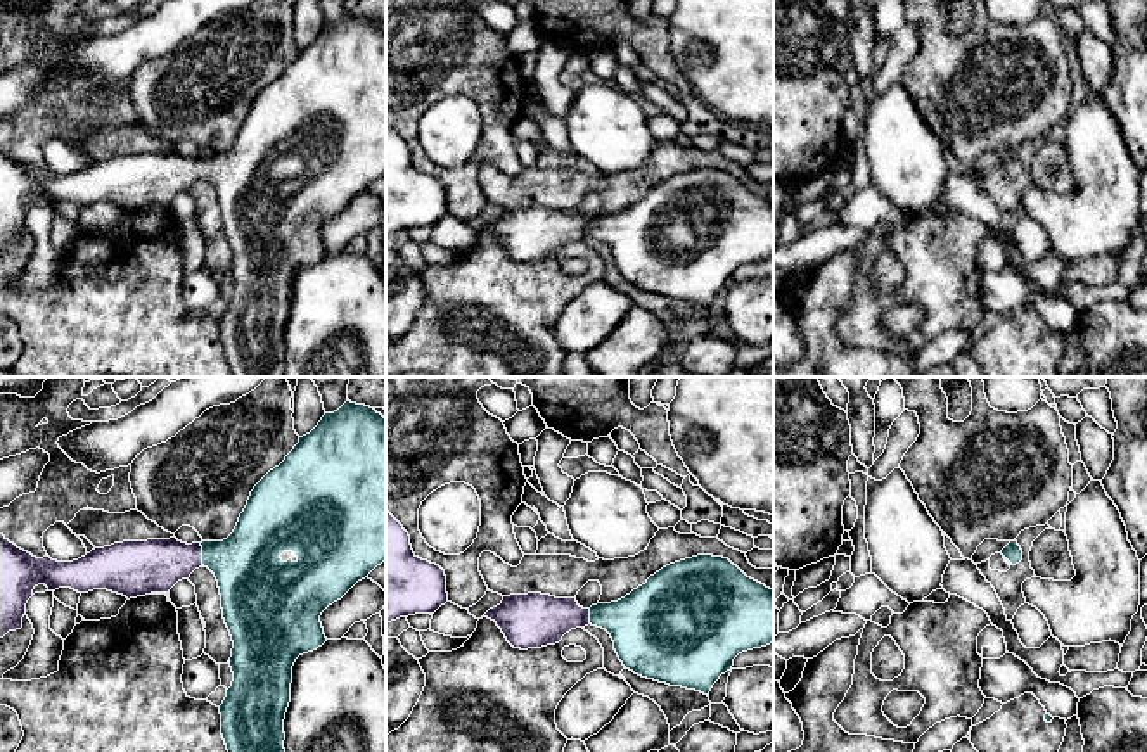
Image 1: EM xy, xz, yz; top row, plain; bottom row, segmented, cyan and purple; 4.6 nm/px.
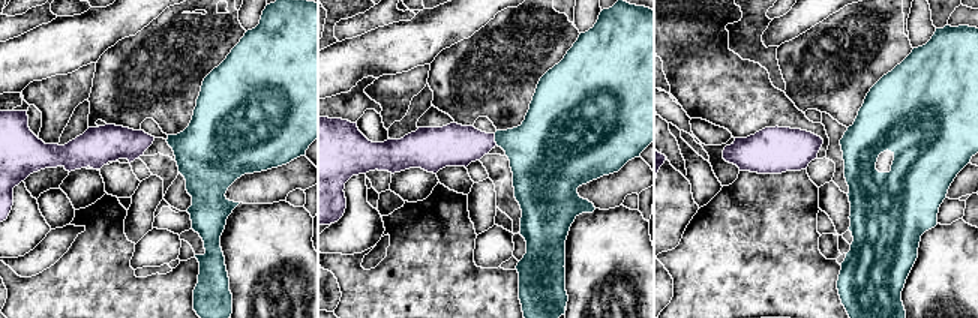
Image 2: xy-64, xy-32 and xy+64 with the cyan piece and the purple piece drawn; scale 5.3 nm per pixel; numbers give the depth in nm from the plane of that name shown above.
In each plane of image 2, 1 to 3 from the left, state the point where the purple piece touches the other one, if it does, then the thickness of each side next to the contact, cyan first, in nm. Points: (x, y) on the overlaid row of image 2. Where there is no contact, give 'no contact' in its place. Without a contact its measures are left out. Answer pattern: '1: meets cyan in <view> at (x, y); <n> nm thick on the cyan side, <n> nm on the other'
1: no contact
2: meets cyan in xy-32 at (495, 140); 360 nm thick on the cyan side, 220 nm on the other
3: no contact

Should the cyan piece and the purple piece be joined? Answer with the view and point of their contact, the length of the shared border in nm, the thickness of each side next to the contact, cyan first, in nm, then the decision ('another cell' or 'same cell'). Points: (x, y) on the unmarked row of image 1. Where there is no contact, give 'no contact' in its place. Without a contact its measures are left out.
xy (203, 166) | 110 nm | 320/260 nm | same cell

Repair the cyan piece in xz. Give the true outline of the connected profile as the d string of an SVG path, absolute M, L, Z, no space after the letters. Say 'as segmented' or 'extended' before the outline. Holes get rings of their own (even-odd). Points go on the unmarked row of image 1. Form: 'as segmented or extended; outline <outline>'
extended; outline M697 168L663 180L645 197L618 214L583 221L576 211L555 211L541 206L510 207L483 230L495 233L507 254L521 263L555 258L571 242L588 237L602 240L611 247L614 263L626 282L647 292L709 308L720 289L732 282L739 266L773 254L773 202L747 190L728 171Z

